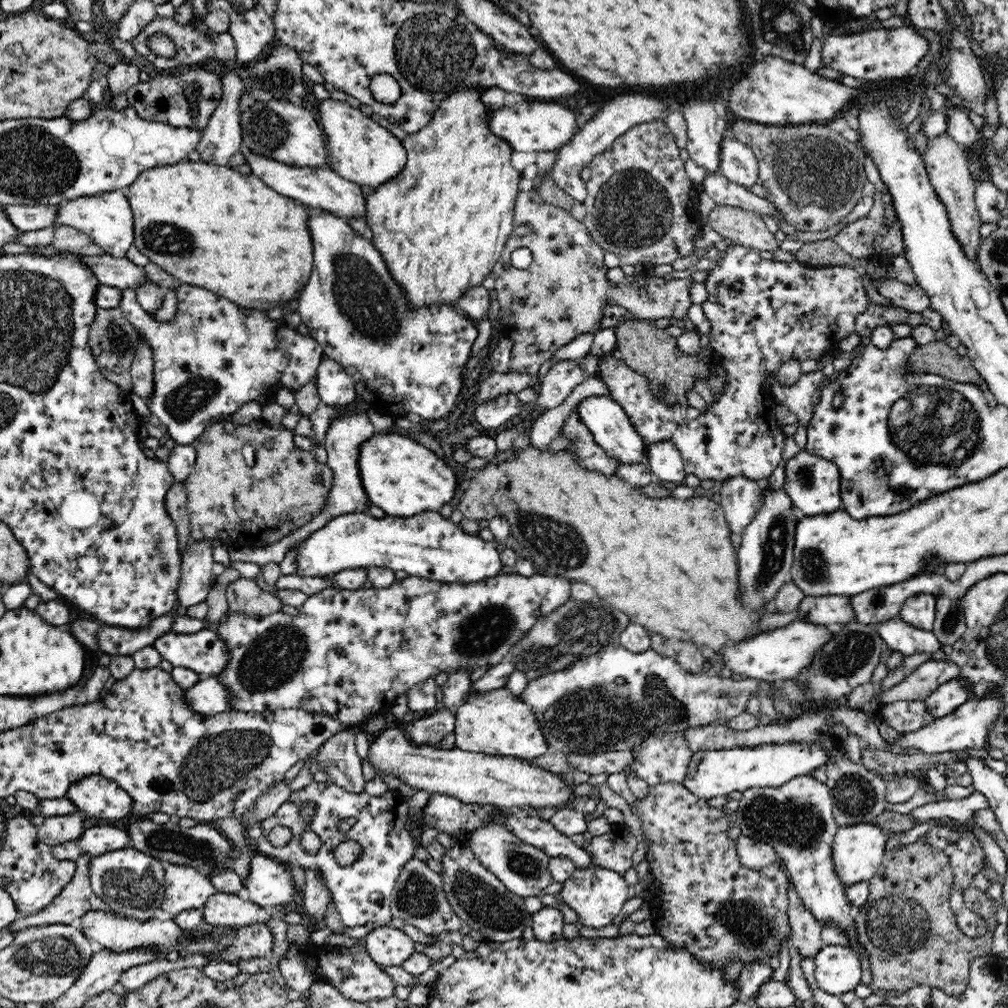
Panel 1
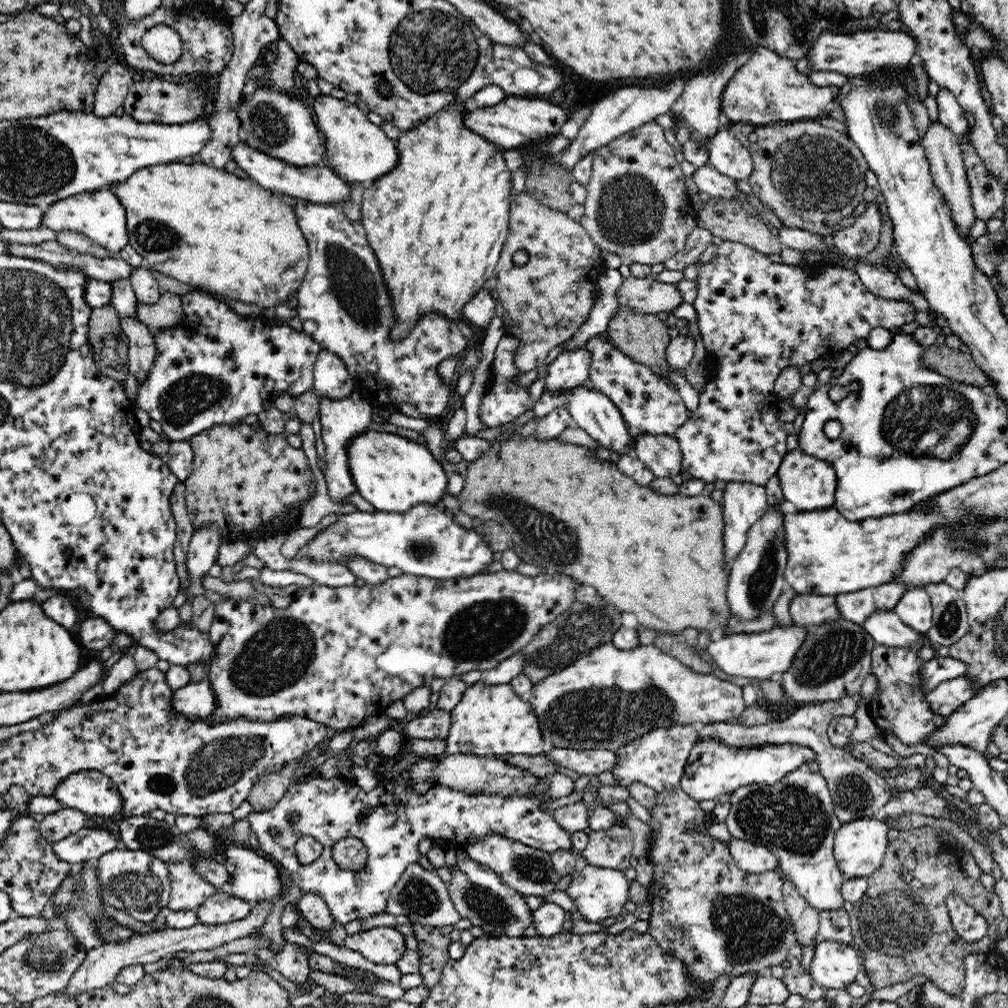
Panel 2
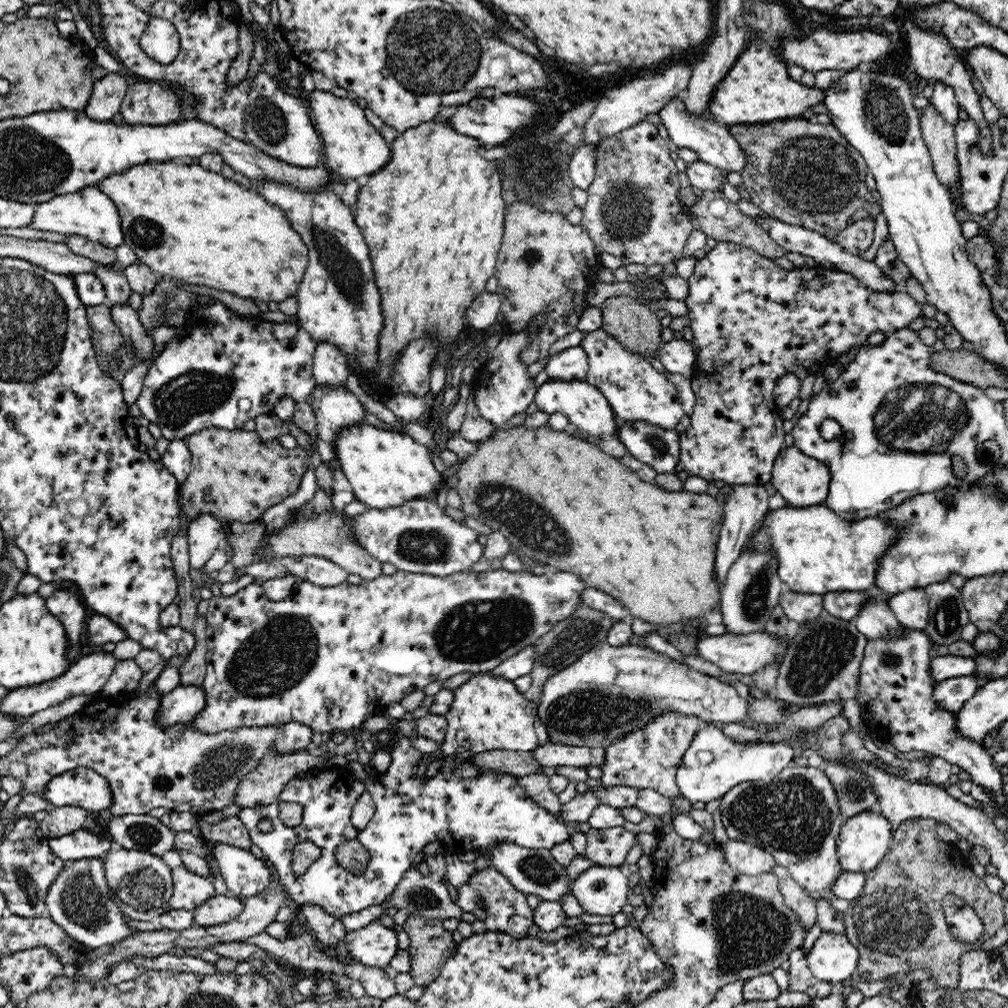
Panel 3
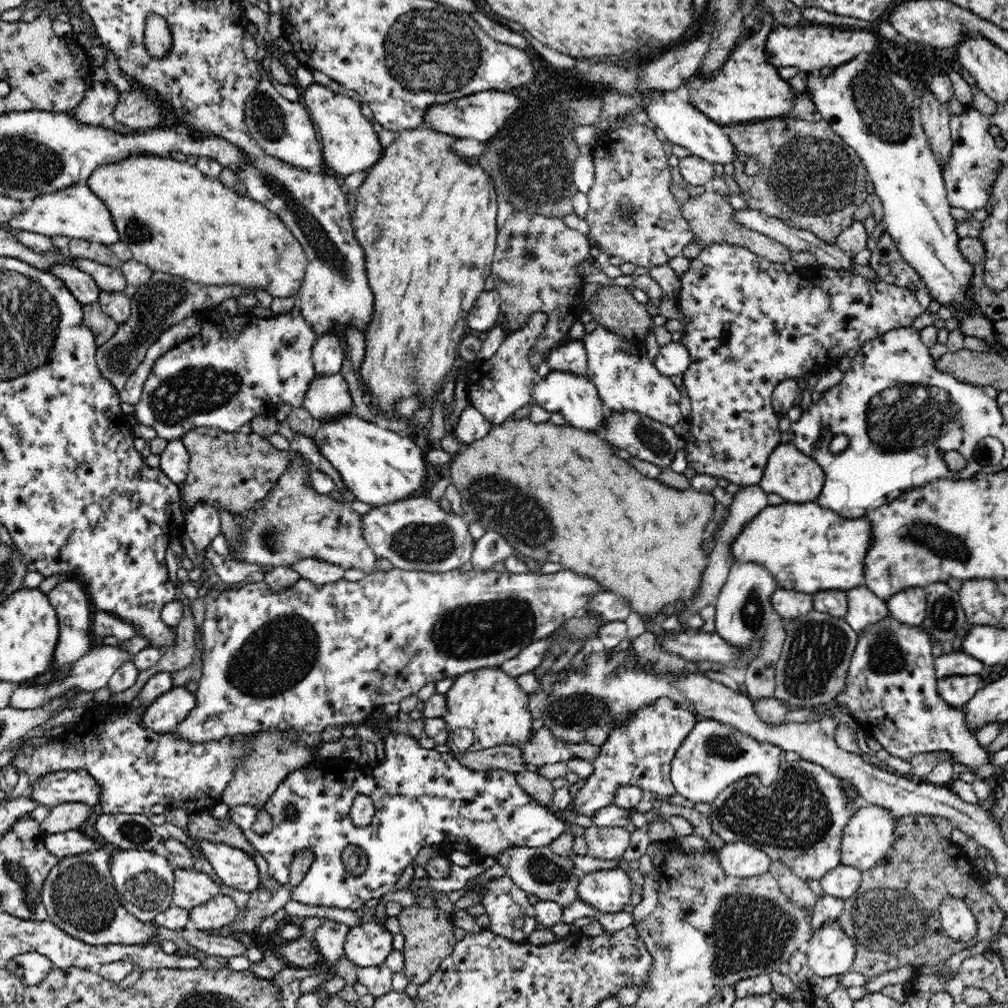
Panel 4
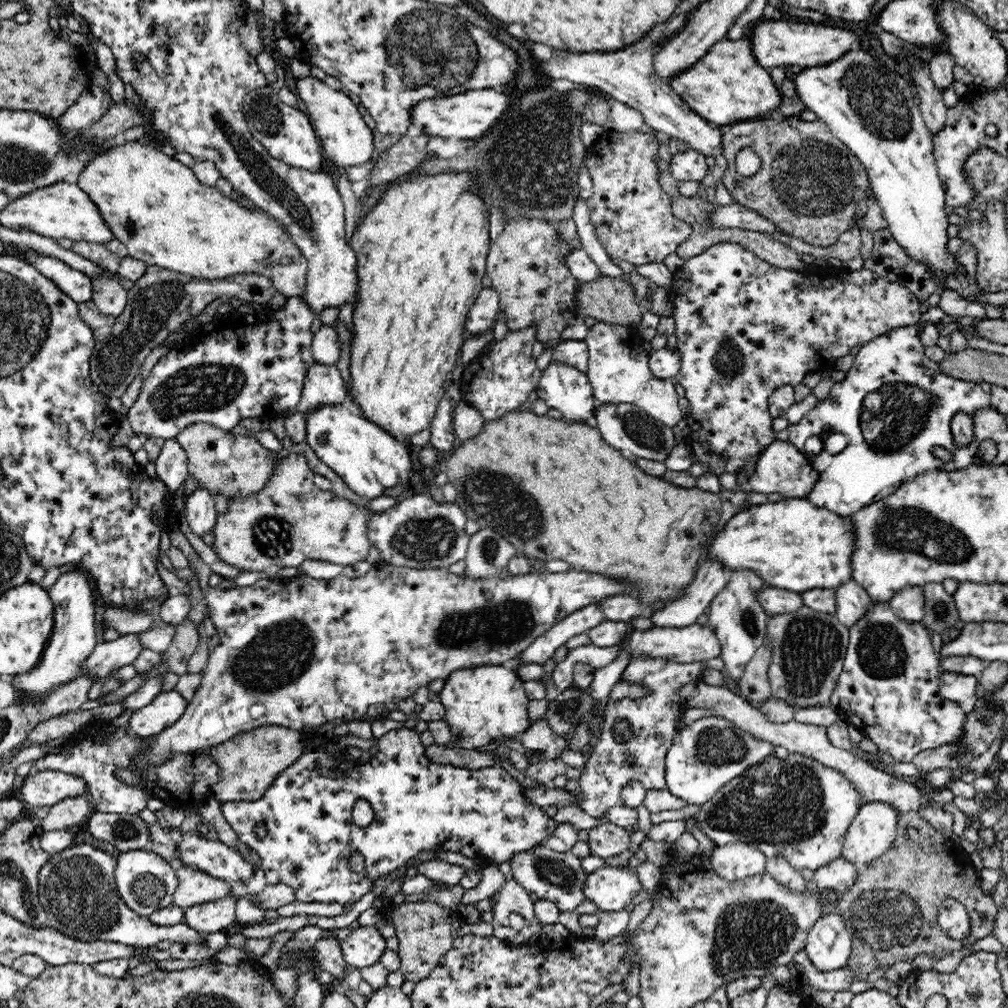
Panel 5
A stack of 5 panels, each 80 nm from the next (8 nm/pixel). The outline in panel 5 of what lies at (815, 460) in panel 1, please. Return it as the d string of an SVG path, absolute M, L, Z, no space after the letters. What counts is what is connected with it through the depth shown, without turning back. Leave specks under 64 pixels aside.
M776 438L774 442L765 446L765 449L760 453L753 475L738 489L746 493L759 490L764 494L779 492L785 498L806 498L818 477L819 475L813 470L811 462L804 452L800 452L796 445L789 441Z

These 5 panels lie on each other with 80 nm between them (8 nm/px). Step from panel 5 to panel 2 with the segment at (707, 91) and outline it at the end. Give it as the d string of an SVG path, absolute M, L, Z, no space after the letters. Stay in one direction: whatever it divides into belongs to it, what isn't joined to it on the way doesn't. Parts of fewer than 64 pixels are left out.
M758 46L750 60L738 68L731 76L724 89L721 98L721 114L725 121L732 123L748 123L754 125L769 125L770 123L787 123L804 120L819 120L826 114L826 106L830 102L835 102L835 98L840 94L841 89L838 87L820 87L811 83L809 76L805 73L799 73L792 59L780 56L772 50Z

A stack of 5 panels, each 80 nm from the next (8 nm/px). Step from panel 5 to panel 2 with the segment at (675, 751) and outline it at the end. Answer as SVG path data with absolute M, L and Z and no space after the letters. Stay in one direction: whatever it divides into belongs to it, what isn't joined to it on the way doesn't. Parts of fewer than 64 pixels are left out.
M710 737L696 741L689 755L679 787L698 802L718 799L722 794L730 794L740 786L760 783L772 786L786 774L805 768L805 765L817 759L811 748L800 744L733 747Z

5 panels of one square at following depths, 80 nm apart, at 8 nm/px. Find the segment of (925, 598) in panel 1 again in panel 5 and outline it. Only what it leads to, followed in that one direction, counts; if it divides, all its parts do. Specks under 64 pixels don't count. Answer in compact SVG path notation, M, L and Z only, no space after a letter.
M913 586L899 590L889 601L896 616L906 622L921 623L925 615L923 587Z

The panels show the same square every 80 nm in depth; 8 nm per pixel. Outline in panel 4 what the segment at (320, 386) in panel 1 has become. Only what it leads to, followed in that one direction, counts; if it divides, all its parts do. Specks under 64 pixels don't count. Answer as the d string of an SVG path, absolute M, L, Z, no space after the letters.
M322 333L312 345L311 355L313 358L316 375L331 375L340 373L344 349L340 345L340 339L334 333Z

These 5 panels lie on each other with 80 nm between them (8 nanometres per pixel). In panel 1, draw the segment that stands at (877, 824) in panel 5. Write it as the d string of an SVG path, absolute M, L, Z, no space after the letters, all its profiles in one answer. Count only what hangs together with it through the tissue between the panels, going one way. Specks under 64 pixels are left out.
M873 823L839 826L832 846L832 866L844 888L859 882L869 882L882 864L885 851L889 849L889 846L885 830Z

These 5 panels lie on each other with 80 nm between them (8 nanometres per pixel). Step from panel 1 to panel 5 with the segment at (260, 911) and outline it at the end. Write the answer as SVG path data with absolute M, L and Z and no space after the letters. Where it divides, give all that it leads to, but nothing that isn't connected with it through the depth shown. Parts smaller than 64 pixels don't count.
M232 896L204 902L202 905L184 910L183 921L200 933L229 932L237 924L235 905L235 899Z

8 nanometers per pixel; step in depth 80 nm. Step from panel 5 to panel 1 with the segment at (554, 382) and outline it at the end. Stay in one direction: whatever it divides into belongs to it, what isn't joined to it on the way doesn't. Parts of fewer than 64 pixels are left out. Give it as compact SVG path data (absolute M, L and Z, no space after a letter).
M598 394L584 397L578 404L580 421L592 433L595 443L599 444L609 457L618 461L618 464L647 463L646 443L638 432L632 427L632 421L627 417L620 404L614 402L608 395Z

